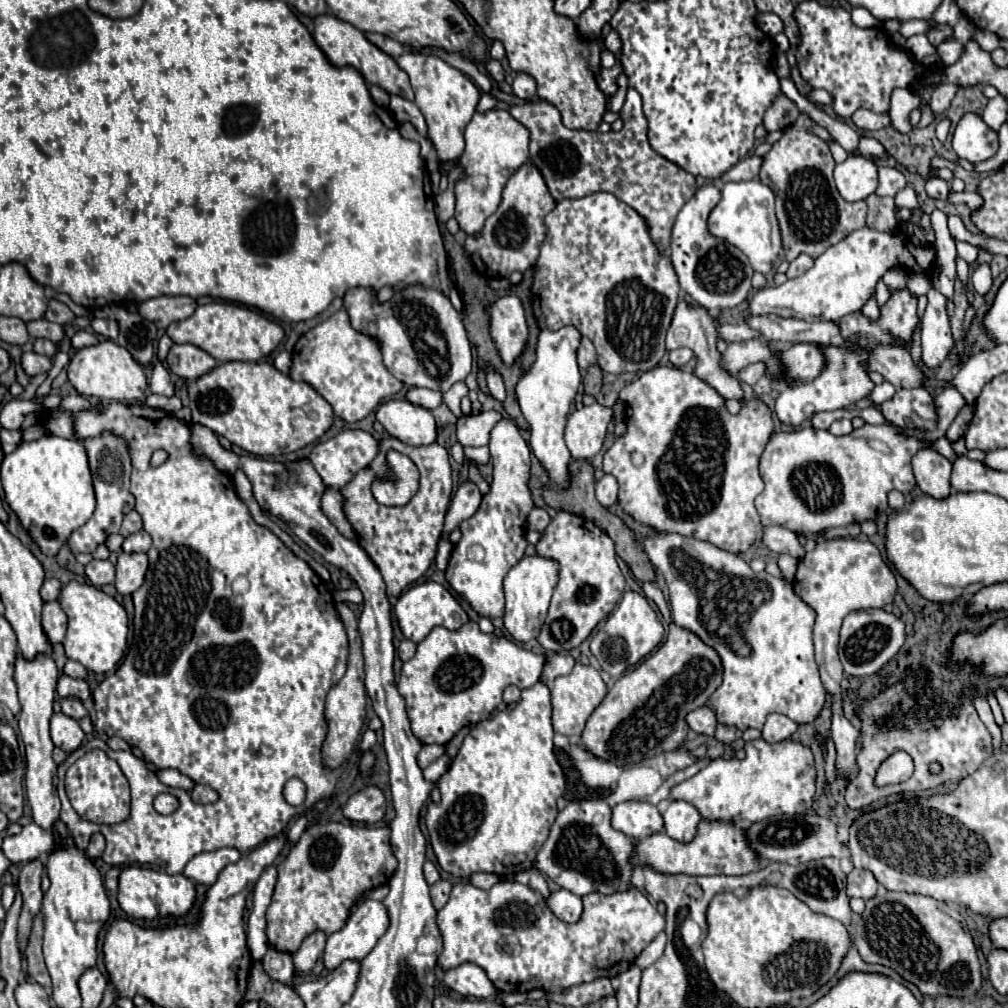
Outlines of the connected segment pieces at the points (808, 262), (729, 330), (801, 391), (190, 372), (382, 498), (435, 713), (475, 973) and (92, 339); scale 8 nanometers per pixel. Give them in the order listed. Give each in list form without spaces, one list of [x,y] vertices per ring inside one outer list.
[[[799,255],[791,265],[789,265],[789,271],[787,271],[787,277],[793,279],[793,277],[799,277],[803,273],[807,273],[809,269],[813,267],[813,259],[809,255]]]
[[[723,323],[723,325],[717,327],[717,337],[725,339],[727,343],[745,341],[745,339],[761,339],[761,335],[757,331],[753,331],[753,329],[749,329],[745,323],[737,323],[737,325]]]
[[[821,347],[823,355],[825,355],[825,369],[823,373],[809,381],[809,383],[801,383],[795,387],[785,387],[785,391],[781,391],[781,395],[777,397],[775,403],[775,413],[779,417],[779,421],[783,425],[791,425],[791,427],[801,427],[805,425],[805,421],[809,421],[817,411],[835,411],[835,409],[843,409],[851,403],[857,403],[859,399],[867,397],[871,393],[871,389],[875,387],[867,375],[867,371],[863,369],[861,361],[867,359],[867,355],[857,355],[853,351],[847,349],[839,349],[839,347]]]
[[[175,343],[167,355],[169,369],[185,379],[197,379],[215,367],[215,359],[191,343]]]
[[[397,451],[387,453],[387,463],[391,465],[393,479],[373,483],[373,495],[381,505],[405,505],[419,489],[419,471],[407,455]]]
[[[469,621],[457,631],[449,631],[445,627],[435,627],[421,643],[417,643],[417,653],[409,661],[403,663],[397,689],[407,705],[407,717],[411,721],[411,731],[415,737],[425,743],[447,745],[459,729],[473,725],[477,721],[485,721],[493,715],[493,711],[503,703],[503,691],[509,685],[531,687],[541,681],[543,667],[547,663],[547,655],[537,655],[507,637],[487,635],[479,629],[475,621]]]
[[[465,963],[445,971],[445,985],[463,997],[485,999],[497,993],[493,983],[487,979],[485,971],[473,963]]]
[[[77,331],[77,333],[73,335],[71,343],[73,343],[73,347],[81,349],[81,347],[87,347],[87,345],[97,345],[97,343],[99,343],[99,339],[97,339],[97,335],[93,335],[93,333],[87,333],[87,331]]]

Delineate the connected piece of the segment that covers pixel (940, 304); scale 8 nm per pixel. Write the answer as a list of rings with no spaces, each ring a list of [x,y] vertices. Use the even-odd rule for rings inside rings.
[[[931,289],[927,293],[927,309],[925,315],[921,319],[921,343],[923,343],[923,363],[929,369],[939,367],[951,347],[953,347],[953,337],[951,337],[951,329],[949,329],[949,319],[947,319],[947,311],[945,311],[945,303],[947,299],[937,291]]]

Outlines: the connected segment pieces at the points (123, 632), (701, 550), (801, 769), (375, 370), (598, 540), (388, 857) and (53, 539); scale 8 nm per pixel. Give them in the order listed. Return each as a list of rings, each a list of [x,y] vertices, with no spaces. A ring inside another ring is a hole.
[[[71,581],[63,587],[59,601],[69,617],[67,635],[63,641],[65,655],[95,673],[107,673],[115,669],[127,647],[129,619],[123,605],[119,605],[113,597],[105,595],[101,589],[77,581]]]
[[[655,531],[651,537],[643,539],[643,549],[653,567],[659,569],[667,581],[673,623],[697,633],[709,647],[719,653],[723,661],[723,683],[709,699],[709,705],[715,709],[717,721],[721,725],[745,731],[751,727],[761,729],[767,715],[771,713],[783,713],[799,725],[813,723],[819,717],[827,701],[827,691],[819,679],[819,669],[813,655],[815,611],[805,601],[801,601],[791,583],[765,571],[755,573],[739,555],[723,551],[709,541],[683,537],[679,533]]]
[[[763,739],[745,743],[745,759],[715,759],[705,769],[701,769],[691,779],[679,783],[675,789],[671,789],[671,799],[681,799],[691,803],[701,817],[705,819],[723,819],[723,821],[749,821],[759,823],[763,819],[775,817],[775,815],[797,815],[811,809],[815,799],[815,757],[811,747],[799,743],[799,741],[781,741],[781,743],[767,743]]]
[[[345,309],[337,311],[297,341],[289,377],[309,383],[343,421],[365,419],[365,415],[377,409],[381,401],[391,399],[403,387],[403,383],[395,379],[383,365],[379,341],[375,341],[375,337],[367,337],[365,333],[355,331],[349,325]]]
[[[559,511],[547,529],[541,531],[541,541],[535,545],[535,549],[541,557],[555,559],[559,563],[559,581],[537,641],[555,653],[571,651],[589,637],[597,623],[605,619],[609,611],[613,611],[623,595],[625,579],[617,565],[613,541],[593,521]]]
[[[319,823],[311,825],[297,845],[291,849],[287,859],[277,867],[279,879],[275,885],[275,893],[271,905],[267,907],[268,944],[273,949],[283,953],[296,952],[307,935],[315,929],[331,935],[339,931],[345,921],[351,905],[361,897],[365,891],[387,883],[387,879],[395,871],[395,855],[389,843],[391,829],[389,827],[359,827],[359,825],[341,825],[341,823]]]
[[[45,435],[37,441],[21,443],[13,453],[5,455],[1,463],[1,483],[5,501],[47,557],[57,555],[71,531],[85,525],[95,511],[87,449],[75,439]]]

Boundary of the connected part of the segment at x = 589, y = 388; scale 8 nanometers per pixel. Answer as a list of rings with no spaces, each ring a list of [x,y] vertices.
[[[593,365],[593,367],[587,369],[583,385],[585,385],[585,393],[587,395],[597,397],[601,393],[601,369],[599,369],[599,365]]]

